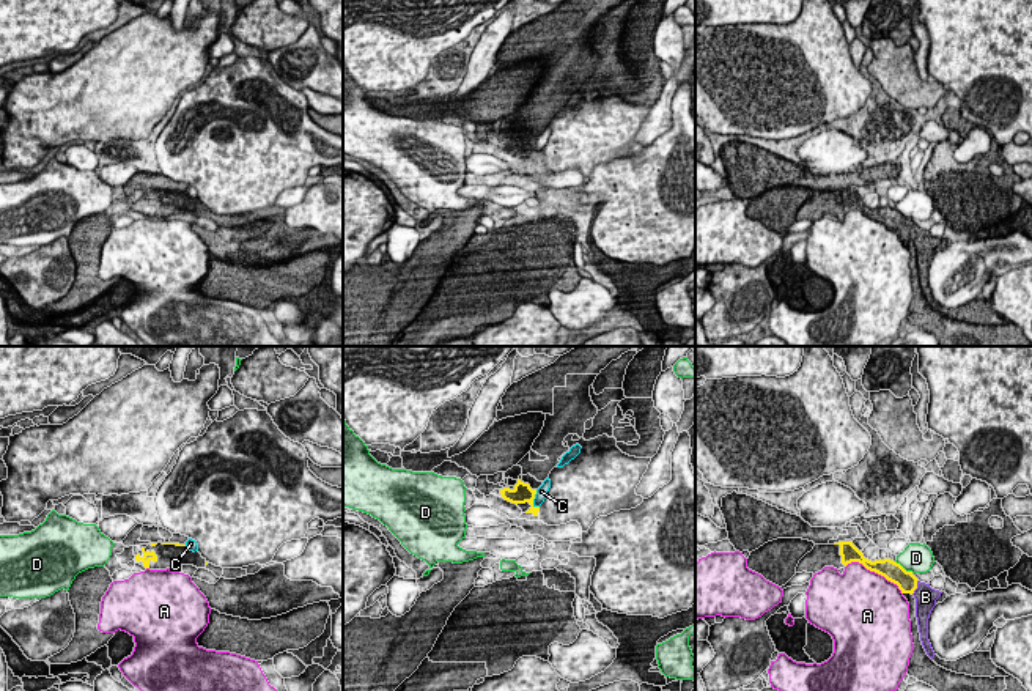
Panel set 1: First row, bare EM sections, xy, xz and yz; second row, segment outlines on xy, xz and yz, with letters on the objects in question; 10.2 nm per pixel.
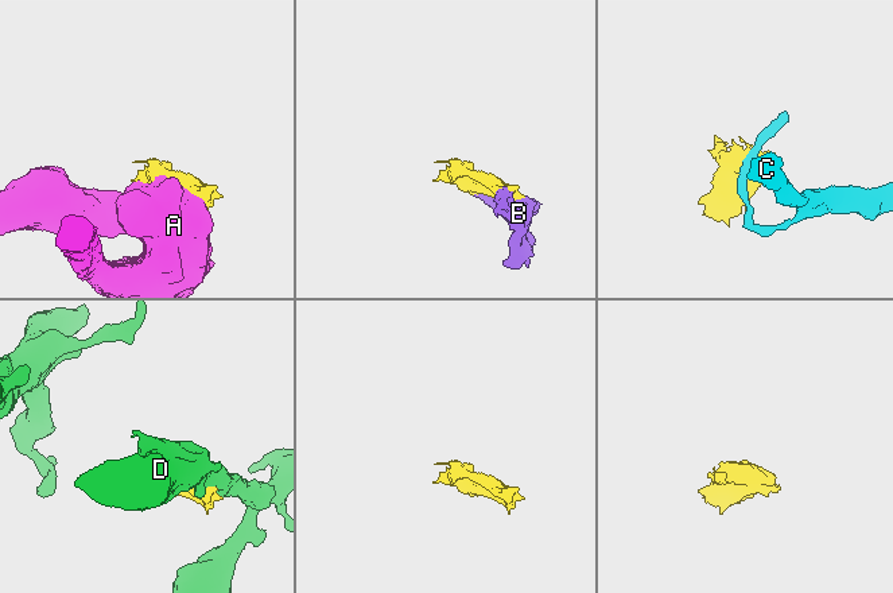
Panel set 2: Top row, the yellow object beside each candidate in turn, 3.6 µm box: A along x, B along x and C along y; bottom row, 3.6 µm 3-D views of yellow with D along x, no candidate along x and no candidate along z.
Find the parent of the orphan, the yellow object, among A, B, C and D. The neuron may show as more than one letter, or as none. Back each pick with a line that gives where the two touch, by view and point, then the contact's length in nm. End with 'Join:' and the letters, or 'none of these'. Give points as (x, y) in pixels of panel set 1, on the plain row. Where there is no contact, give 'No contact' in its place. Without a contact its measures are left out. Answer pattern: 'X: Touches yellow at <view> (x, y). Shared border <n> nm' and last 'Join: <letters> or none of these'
B: Touches yellow at yz (916, 235). Shared border 170 nm
Join: B

